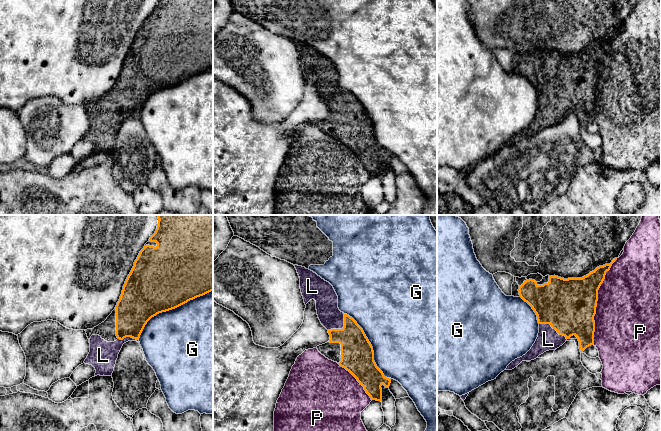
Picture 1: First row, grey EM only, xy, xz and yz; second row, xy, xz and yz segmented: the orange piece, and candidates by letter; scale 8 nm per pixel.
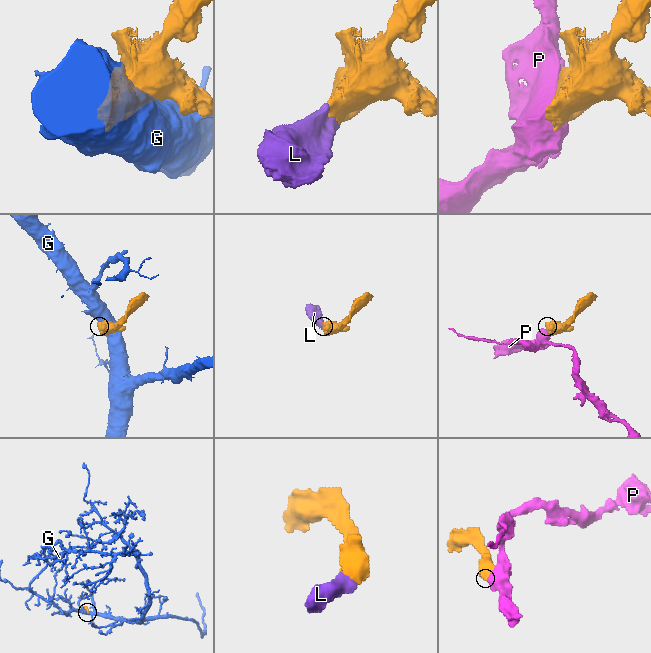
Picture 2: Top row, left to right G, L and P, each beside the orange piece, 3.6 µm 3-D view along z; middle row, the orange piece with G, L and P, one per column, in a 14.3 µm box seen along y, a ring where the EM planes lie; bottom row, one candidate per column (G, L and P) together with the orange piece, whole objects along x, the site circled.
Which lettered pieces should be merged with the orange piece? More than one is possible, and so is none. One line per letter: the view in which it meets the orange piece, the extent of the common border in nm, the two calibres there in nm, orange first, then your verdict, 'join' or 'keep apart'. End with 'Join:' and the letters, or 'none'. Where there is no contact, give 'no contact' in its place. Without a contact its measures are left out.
G: meets orange in xy; contact 700 nm long; 500 nm thick on the orange side, 500 nm on the other; keep apart
L: meets orange in yz; contact 260 nm long; 440 nm thick on the orange side, 180 nm on the other; join
P: meets orange in yz; contact 700 nm long; 440 nm thick on the orange side, 500 nm on the other; keep apart
Join: L

